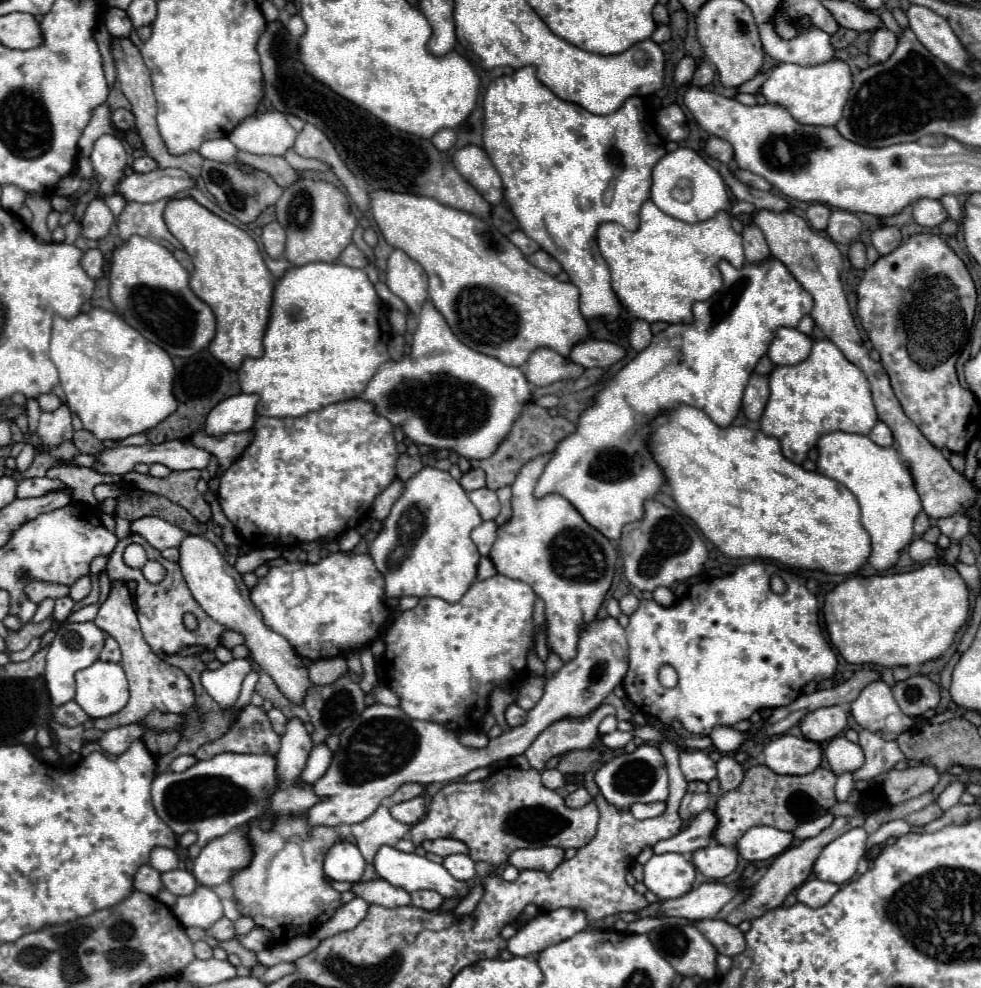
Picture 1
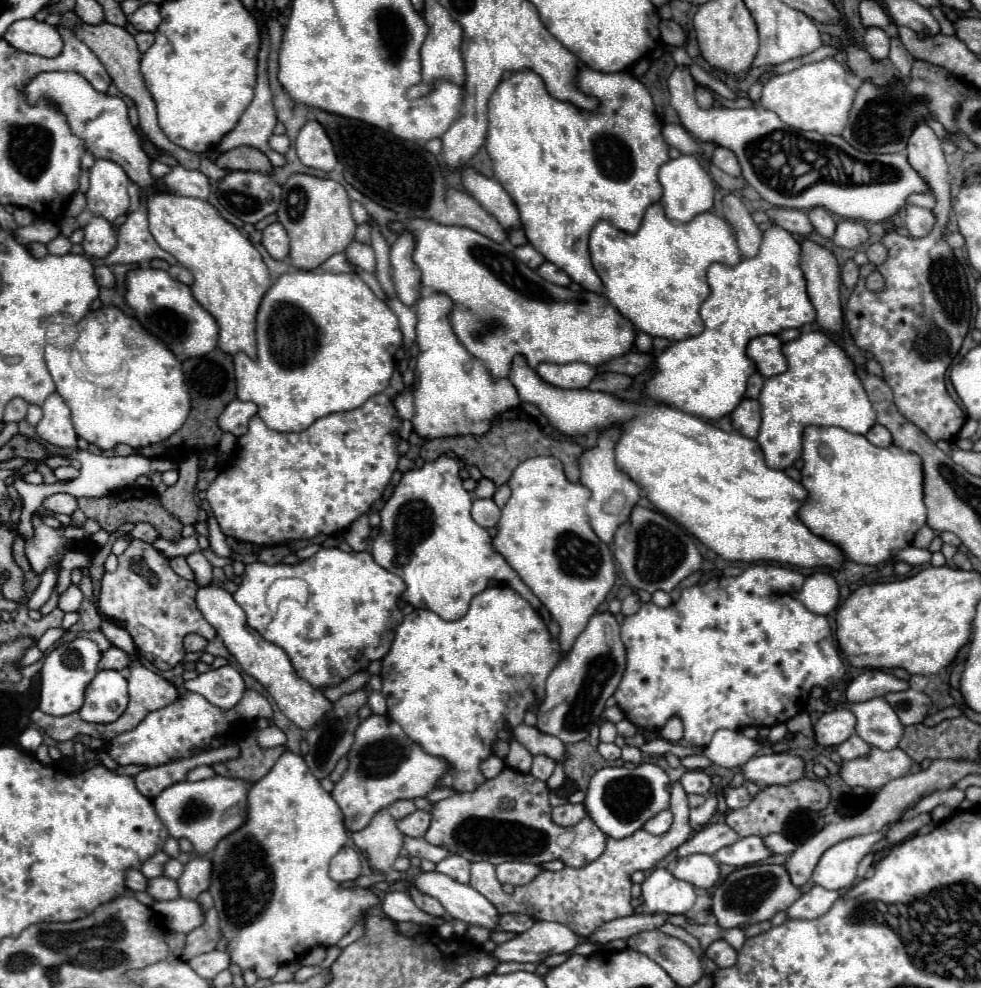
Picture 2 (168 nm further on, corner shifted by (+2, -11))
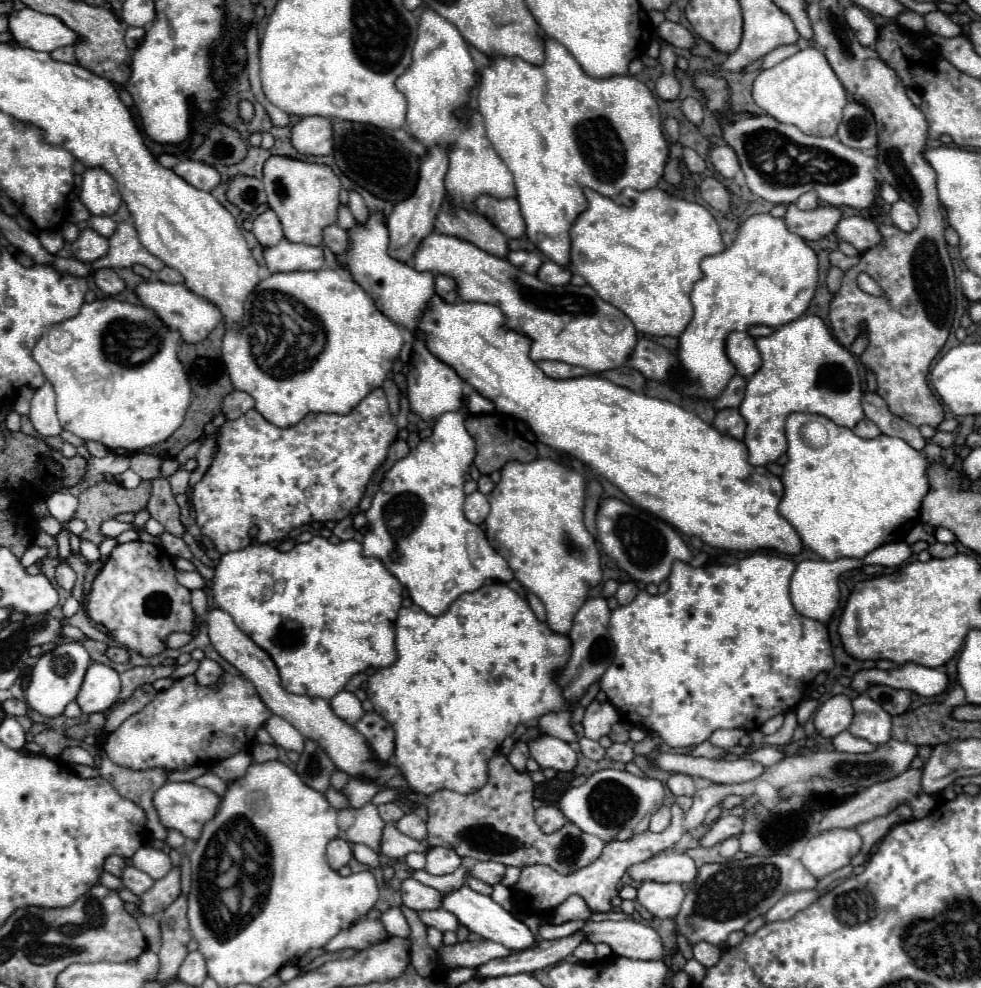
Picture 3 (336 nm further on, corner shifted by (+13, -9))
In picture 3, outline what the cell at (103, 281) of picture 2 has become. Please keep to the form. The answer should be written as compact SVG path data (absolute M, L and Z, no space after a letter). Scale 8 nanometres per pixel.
M110 268L94 272L94 280L96 280L98 288L104 290L106 294L110 294L110 296L116 296L116 294L120 294L126 288L124 280L114 270L110 270Z

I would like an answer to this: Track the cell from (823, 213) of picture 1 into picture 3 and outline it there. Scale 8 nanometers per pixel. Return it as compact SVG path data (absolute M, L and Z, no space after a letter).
M806 192L806 194L802 194L794 204L796 204L800 210L814 210L814 208L818 206L818 194Z

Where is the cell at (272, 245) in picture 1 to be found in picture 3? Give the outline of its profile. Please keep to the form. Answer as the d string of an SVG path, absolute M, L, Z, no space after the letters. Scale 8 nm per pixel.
M266 210L262 212L256 220L254 220L254 228L252 228L254 236L258 238L260 246L276 246L282 238L284 238L284 232L282 232L282 224L276 216L274 210Z

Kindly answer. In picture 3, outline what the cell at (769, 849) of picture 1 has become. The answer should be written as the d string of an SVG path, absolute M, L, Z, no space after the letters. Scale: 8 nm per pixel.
M726 838L724 842L720 842L720 856L724 858L732 858L738 850L740 850L738 838Z

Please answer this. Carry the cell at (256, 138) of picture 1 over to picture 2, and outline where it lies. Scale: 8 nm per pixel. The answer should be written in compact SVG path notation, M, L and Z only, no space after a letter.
M273 134L271 138L269 138L269 146L271 146L271 150L275 150L275 152L279 152L279 154L287 154L287 150L289 150L289 138L283 134L283 136L277 136L277 134Z

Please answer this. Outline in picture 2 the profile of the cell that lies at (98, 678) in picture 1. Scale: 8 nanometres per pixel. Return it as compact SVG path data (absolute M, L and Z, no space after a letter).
M101 670L85 688L85 702L79 710L79 716L91 724L109 724L109 722L115 722L125 712L127 702L129 702L129 696L127 696L125 676L117 670Z

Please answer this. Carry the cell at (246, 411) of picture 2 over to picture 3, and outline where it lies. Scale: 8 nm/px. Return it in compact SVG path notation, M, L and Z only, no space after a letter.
M234 390L224 398L222 412L224 412L226 418L238 418L238 416L246 414L252 408L254 408L254 398L250 394L246 394L246 392Z

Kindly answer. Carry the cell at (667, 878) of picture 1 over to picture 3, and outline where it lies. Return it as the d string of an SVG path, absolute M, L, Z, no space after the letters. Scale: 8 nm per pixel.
M642 882L638 888L638 902L660 920L674 918L682 906L684 890L676 882L660 884L660 882Z

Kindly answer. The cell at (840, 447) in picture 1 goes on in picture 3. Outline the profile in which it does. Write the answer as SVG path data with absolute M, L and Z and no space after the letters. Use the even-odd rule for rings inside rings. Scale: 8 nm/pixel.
M794 412L786 418L786 438L788 438L788 462L782 472L784 482L784 496L780 500L780 514L800 532L800 540L806 548L814 550L824 560L838 560L838 558L858 558L862 560L868 552L876 550L882 544L902 542L912 526L918 522L922 500L930 488L928 484L928 468L932 462L940 458L940 446L926 444L922 450L914 450L904 440L894 436L880 434L878 438L864 440L856 436L850 428L842 428L834 424L830 418L820 414L804 414ZM818 420L828 428L830 440L822 448L808 446L802 436L800 428L810 422Z

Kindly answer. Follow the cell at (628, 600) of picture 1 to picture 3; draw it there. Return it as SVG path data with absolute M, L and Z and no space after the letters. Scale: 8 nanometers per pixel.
M622 582L620 588L618 588L618 592L616 592L616 600L620 604L626 604L626 602L632 602L636 598L636 594L638 594L636 582Z

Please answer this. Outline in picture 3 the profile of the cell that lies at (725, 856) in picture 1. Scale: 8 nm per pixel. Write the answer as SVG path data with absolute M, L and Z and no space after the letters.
M662 852L646 862L628 866L628 876L634 882L692 882L698 874L694 860L684 852Z

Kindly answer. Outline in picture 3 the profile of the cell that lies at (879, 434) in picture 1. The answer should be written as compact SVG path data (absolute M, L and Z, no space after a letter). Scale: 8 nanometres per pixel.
M868 418L860 420L860 422L852 428L852 432L854 432L856 436L860 436L860 438L876 438L876 436L880 436L878 426L876 426L872 420L868 420Z

